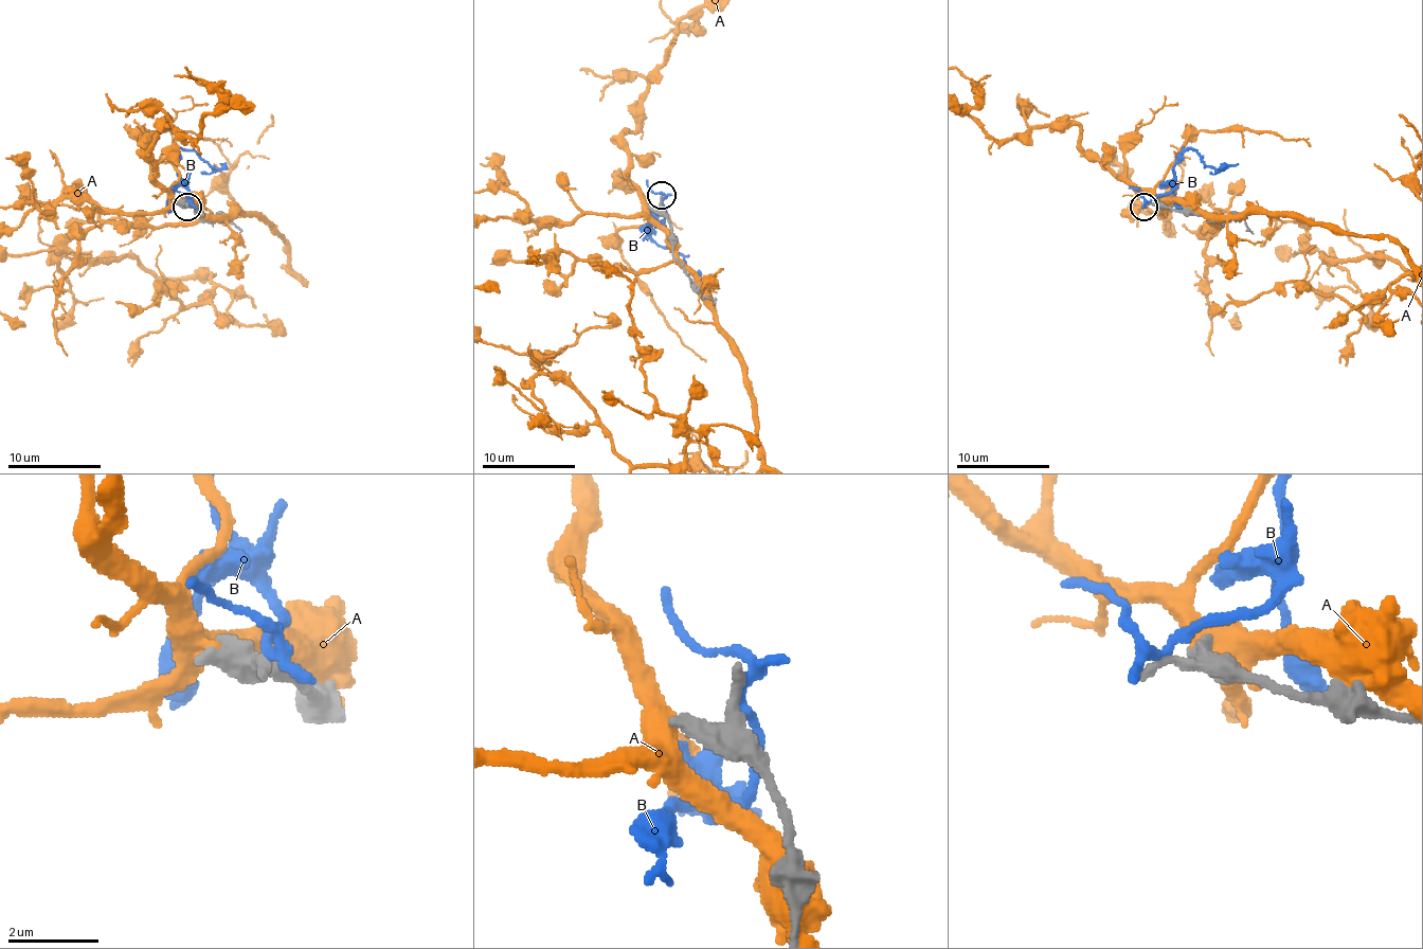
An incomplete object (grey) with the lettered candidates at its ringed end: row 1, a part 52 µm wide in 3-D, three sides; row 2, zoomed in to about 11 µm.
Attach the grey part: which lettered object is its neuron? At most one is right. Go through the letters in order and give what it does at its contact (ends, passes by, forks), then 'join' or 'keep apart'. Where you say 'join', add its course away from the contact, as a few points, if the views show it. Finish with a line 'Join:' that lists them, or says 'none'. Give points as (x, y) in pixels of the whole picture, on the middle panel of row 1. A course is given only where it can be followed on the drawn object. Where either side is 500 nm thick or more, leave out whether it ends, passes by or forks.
A: keep apart
B: it forks | keep apart
Join: none

